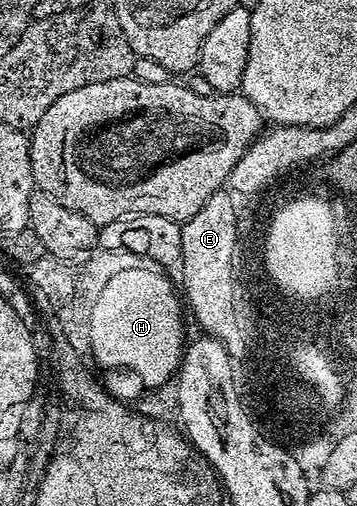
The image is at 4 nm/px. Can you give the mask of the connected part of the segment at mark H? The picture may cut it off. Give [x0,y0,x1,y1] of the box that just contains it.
[91,270,186,389]

